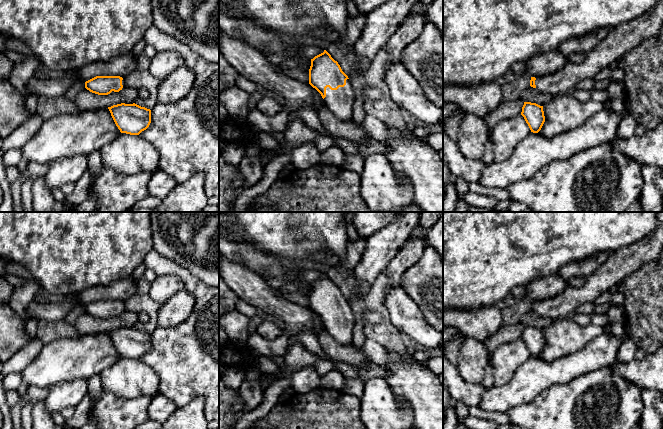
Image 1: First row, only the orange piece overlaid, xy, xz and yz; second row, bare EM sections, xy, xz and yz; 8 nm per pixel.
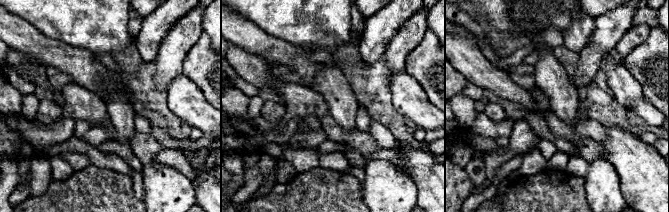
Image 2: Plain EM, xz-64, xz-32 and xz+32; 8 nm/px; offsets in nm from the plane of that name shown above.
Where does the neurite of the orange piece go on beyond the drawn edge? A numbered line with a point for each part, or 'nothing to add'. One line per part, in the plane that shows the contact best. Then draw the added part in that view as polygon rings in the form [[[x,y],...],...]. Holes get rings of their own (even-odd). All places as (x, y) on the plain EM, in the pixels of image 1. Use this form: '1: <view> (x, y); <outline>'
1: xz (340, 326); [[[346,304],[344,311],[337,314],[326,312],[326,321],[323,323],[325,331],[329,333],[338,343],[351,346],[353,343],[353,329],[355,317],[351,310],[350,304]]]

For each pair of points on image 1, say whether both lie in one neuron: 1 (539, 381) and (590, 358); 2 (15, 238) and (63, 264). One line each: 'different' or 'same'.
1: same
2: same

